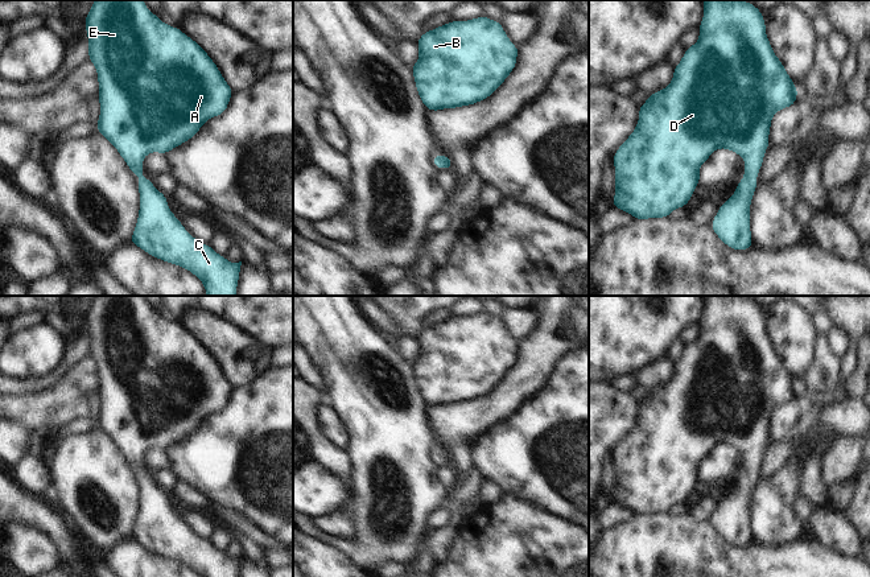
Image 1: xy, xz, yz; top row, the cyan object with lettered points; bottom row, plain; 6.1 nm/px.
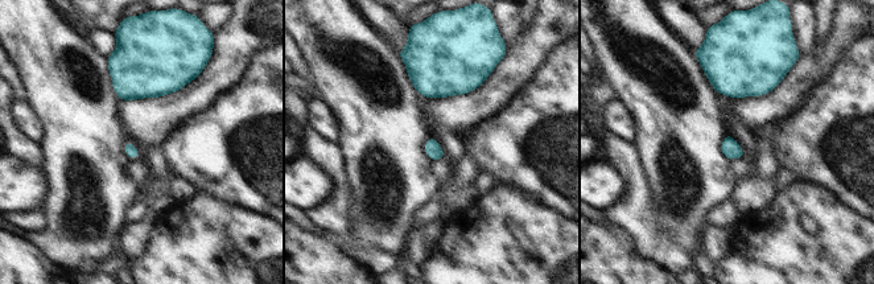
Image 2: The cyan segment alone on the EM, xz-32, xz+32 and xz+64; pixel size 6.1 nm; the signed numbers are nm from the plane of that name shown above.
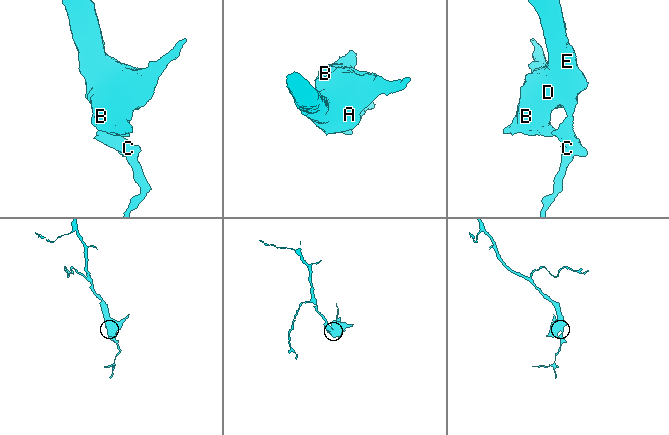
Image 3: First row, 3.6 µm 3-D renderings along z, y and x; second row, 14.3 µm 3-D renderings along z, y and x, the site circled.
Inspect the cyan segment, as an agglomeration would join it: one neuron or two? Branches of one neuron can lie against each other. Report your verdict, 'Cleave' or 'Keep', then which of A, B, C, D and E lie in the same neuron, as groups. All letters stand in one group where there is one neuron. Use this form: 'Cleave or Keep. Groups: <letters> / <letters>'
Keep. Groups: A B C D E

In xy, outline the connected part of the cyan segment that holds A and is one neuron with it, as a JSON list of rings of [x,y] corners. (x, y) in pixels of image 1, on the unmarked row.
[[[95,296],[91,301],[88,310],[84,314],[86,320],[86,330],[88,331],[88,356],[94,359],[98,370],[98,380],[99,380],[99,401],[100,409],[99,416],[96,419],[98,428],[102,429],[119,448],[119,450],[125,457],[127,462],[132,466],[135,473],[141,477],[137,481],[140,490],[140,504],[137,518],[131,532],[131,539],[145,547],[148,551],[164,556],[166,559],[180,561],[187,566],[190,566],[194,572],[197,572],[201,577],[239,577],[239,568],[242,557],[230,559],[226,552],[222,552],[213,547],[210,540],[203,540],[198,537],[194,532],[191,532],[186,524],[182,522],[181,516],[178,516],[169,506],[169,500],[166,496],[166,491],[158,487],[152,475],[147,475],[143,471],[143,456],[147,450],[152,448],[158,448],[166,450],[169,446],[177,444],[178,441],[186,438],[189,434],[194,433],[199,424],[211,413],[222,411],[227,403],[228,397],[232,392],[232,386],[220,370],[215,358],[210,354],[210,351],[189,331],[186,331],[180,323],[170,322],[162,318],[157,310],[152,309],[143,296]]]

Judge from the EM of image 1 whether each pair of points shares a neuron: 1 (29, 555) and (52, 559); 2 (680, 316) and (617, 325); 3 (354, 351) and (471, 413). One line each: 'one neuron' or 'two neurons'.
1: one neuron
2: one neuron
3: two neurons

